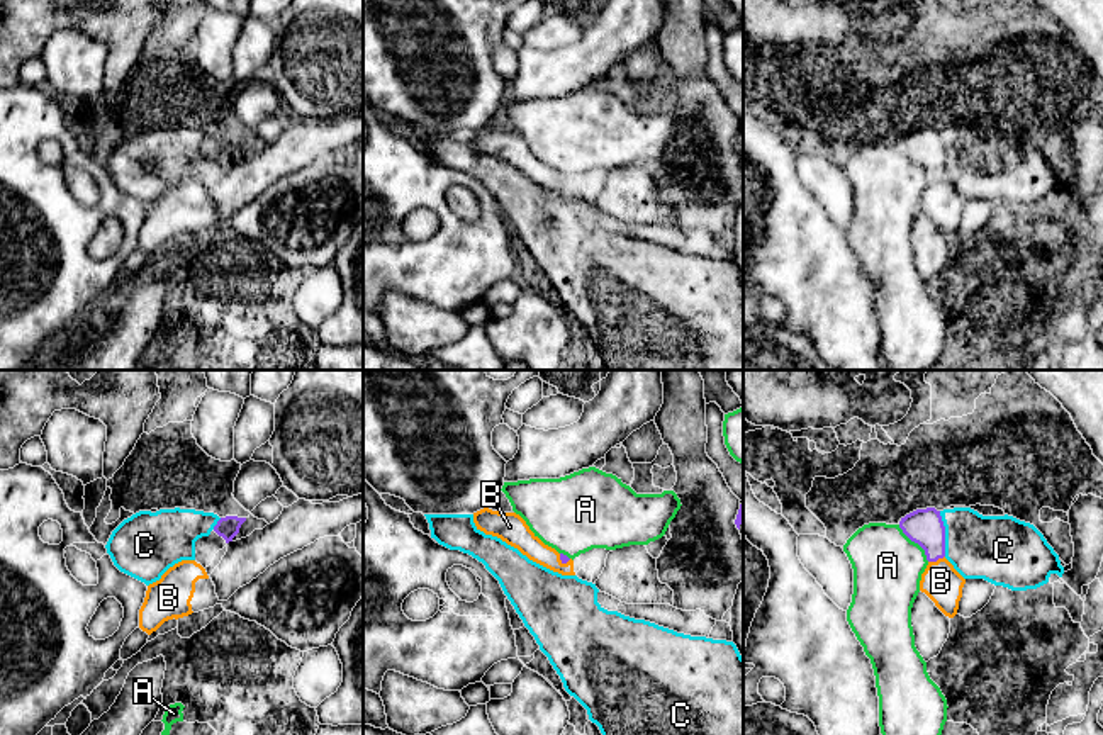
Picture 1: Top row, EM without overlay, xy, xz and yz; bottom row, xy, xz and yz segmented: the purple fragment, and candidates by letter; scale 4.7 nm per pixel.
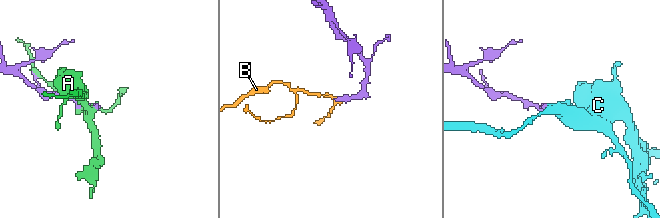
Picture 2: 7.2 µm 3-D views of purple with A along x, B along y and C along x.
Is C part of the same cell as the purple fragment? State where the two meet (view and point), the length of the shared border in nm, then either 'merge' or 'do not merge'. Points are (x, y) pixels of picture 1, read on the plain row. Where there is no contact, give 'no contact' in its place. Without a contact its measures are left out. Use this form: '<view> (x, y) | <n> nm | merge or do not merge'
yz (944, 153) | 220 nm | do not merge

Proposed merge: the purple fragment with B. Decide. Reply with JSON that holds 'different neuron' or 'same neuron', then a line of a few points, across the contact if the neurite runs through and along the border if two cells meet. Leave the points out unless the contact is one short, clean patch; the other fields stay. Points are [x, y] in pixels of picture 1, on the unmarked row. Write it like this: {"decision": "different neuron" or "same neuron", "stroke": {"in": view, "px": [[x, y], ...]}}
{"decision": "different neuron", "stroke": {"in": "yz", "px": [[944, 175], [929, 182]]}}

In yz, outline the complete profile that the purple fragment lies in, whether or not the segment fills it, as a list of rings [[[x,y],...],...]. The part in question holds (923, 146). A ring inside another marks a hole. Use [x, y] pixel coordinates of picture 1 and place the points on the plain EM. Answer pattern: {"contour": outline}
{"contour": [[[935,127],[916,129],[899,141],[903,153],[918,163],[928,182],[945,177],[945,146]]]}

